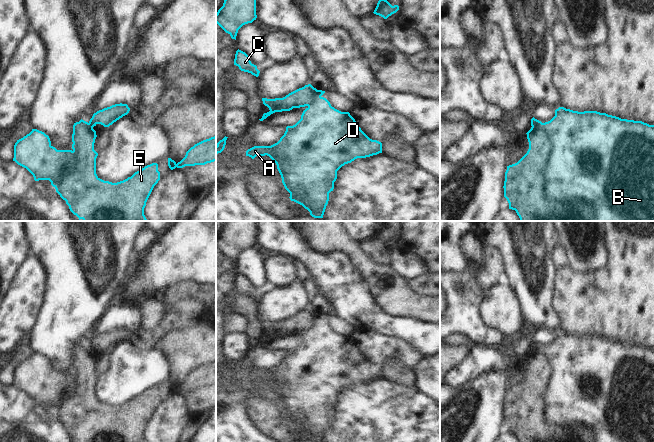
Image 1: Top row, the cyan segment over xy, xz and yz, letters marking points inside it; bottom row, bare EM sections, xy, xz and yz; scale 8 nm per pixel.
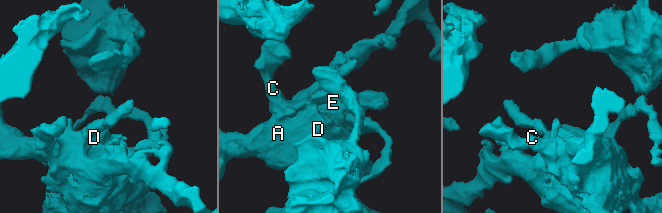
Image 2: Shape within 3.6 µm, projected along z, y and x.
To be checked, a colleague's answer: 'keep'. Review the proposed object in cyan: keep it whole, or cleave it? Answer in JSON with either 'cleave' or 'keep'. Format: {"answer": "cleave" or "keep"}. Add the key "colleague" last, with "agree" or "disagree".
{"answer": "cleave", "colleague": "disagree"}

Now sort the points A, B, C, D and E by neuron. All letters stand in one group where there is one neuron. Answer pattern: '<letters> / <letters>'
A B C D / E

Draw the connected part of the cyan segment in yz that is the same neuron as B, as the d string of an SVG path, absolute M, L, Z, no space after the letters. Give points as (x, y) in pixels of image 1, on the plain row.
M564 331L556 333L555 340L548 346L531 343L532 351L541 348L553 370L545 395L546 420L550 424L587 425L596 432L597 442L654 442L654 349Z

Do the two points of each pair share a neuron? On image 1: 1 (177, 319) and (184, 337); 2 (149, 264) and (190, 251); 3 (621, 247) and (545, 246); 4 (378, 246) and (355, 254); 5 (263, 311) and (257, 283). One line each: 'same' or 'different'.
1: different
2: same
3: different
4: different
5: different

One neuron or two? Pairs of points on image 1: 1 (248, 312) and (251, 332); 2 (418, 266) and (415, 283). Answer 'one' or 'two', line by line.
1: one
2: two

